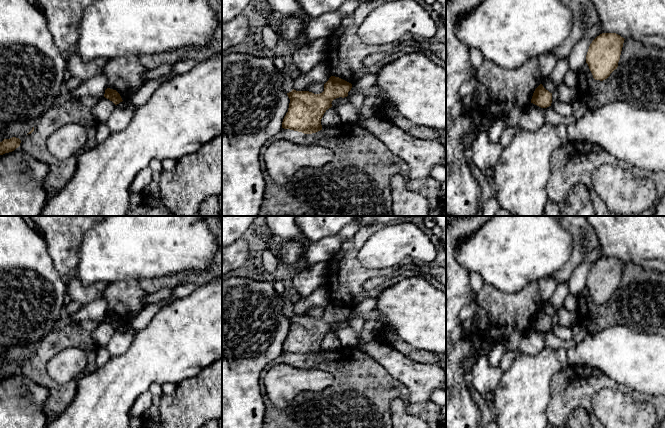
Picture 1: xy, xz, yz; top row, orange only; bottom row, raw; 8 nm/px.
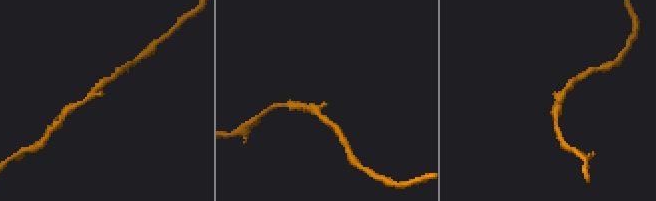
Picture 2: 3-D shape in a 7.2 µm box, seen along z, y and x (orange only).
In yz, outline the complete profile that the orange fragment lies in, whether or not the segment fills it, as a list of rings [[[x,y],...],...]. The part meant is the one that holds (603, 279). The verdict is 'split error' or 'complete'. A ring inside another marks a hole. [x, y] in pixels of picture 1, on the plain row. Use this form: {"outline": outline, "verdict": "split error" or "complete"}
{"outline": [[[602,257],[592,265],[586,287],[595,304],[603,305],[617,293],[624,264],[616,257]]], "verdict": "complete"}

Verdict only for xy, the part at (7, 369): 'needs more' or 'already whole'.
already whole

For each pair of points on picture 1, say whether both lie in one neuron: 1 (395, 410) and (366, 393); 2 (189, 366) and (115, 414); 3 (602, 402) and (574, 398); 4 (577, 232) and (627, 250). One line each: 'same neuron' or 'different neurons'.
1: different neurons
2: same neuron
3: different neurons
4: different neurons

